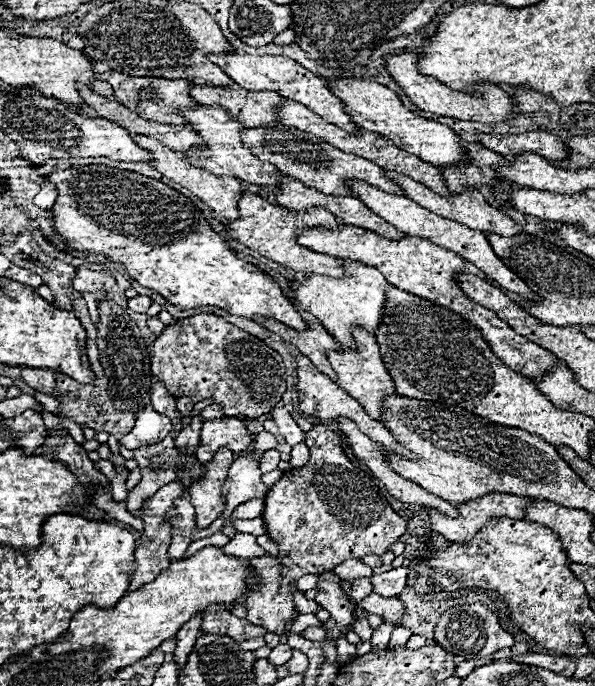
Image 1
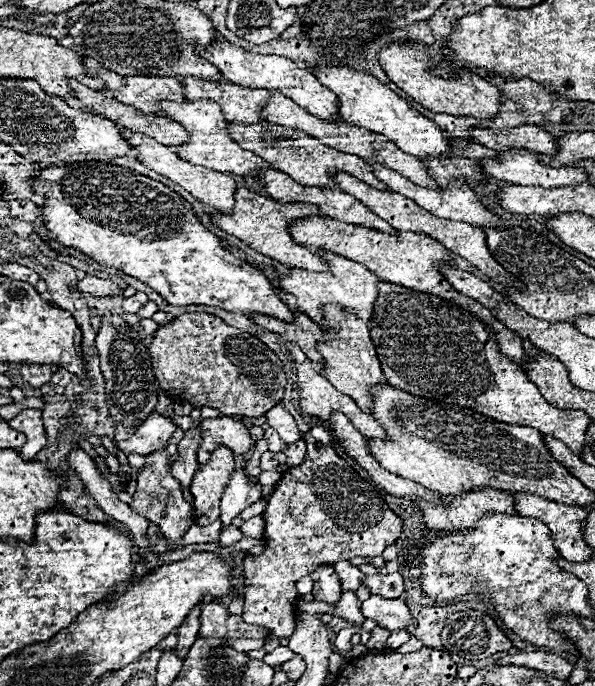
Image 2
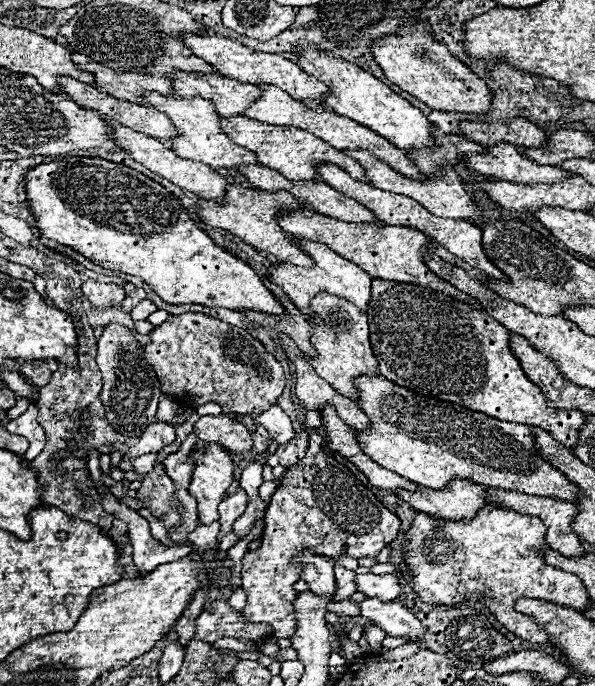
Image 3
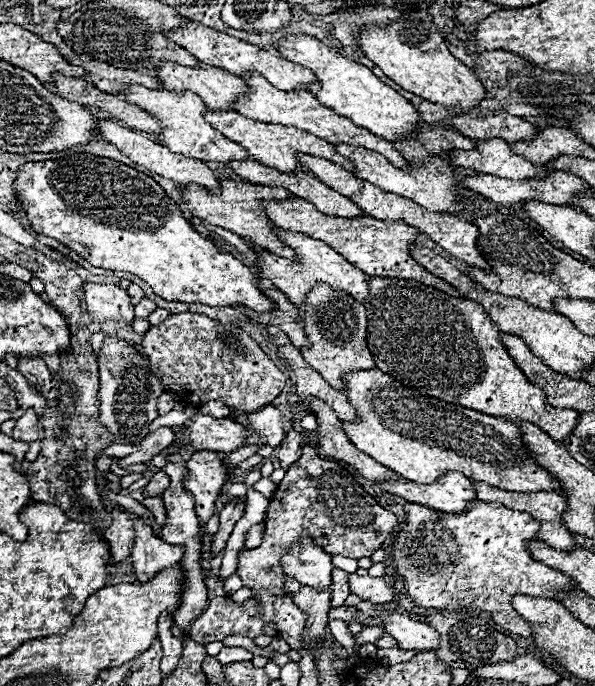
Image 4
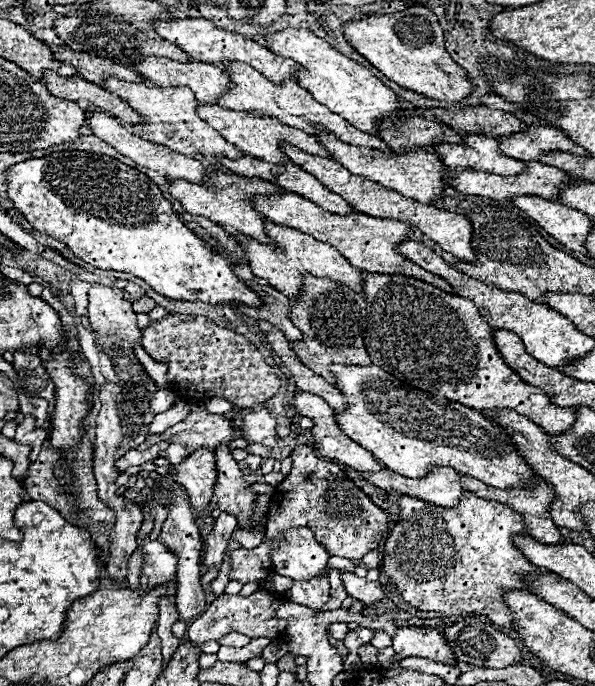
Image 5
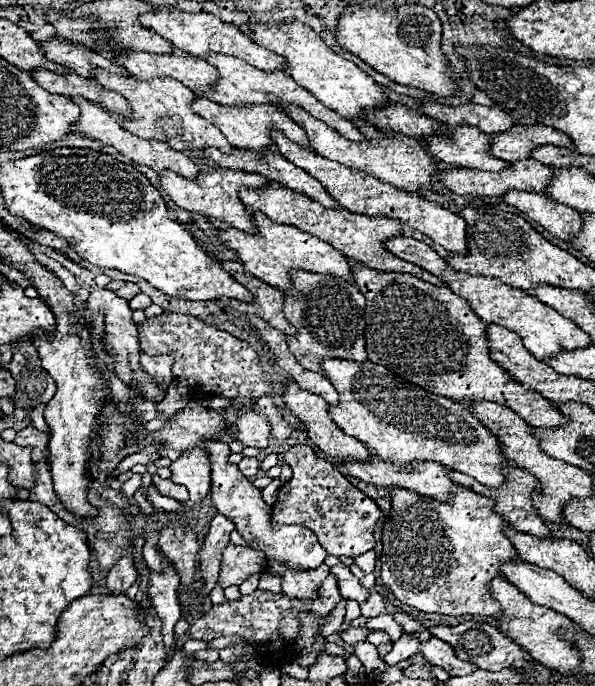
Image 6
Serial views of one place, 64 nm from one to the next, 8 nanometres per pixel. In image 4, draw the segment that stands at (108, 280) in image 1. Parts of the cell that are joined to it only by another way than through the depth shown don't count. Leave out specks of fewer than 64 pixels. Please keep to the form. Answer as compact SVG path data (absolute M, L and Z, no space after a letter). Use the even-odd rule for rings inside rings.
M86 282L86 306L92 322L134 322L134 306L130 304L128 292L114 284Z

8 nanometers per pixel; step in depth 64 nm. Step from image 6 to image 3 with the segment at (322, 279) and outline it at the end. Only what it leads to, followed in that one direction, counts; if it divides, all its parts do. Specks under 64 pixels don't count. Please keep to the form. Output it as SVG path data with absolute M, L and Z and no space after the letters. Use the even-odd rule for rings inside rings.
M320 292L316 298L310 302L312 306L312 346L316 348L316 356L306 356L308 362L314 366L314 370L324 378L334 390L340 394L356 400L358 390L354 388L354 378L368 374L376 376L378 374L378 360L372 354L370 342L368 342L368 324L366 324L366 314L360 312L358 306L352 302Z

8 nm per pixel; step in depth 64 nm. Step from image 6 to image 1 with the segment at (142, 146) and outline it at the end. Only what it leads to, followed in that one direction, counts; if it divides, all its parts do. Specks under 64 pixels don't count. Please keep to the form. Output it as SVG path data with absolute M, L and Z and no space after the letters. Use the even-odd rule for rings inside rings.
M132 136L132 140L138 144L138 146L144 146L144 150L148 150L152 154L152 168L156 168L158 172L162 172L164 176L168 176L170 180L174 180L176 184L188 188L194 196L198 196L208 208L212 208L218 216L222 216L224 220L236 220L238 218L238 198L240 198L240 192L242 192L242 186L236 178L228 178L228 176L216 176L216 174L210 174L208 170L204 168L196 168L192 166L186 158L178 156L176 152L168 150L166 146L162 146L160 142L156 142L154 138L148 138L148 136Z

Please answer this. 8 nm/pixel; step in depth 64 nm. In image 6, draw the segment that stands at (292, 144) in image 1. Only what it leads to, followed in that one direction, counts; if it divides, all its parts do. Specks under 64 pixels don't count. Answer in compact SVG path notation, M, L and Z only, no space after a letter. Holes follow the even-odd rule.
M196 98L190 108L200 114L202 118L206 118L208 122L212 122L226 138L232 146L238 146L238 148L252 148L252 150L262 150L262 148L270 148L272 146L272 140L268 136L268 132L272 128L276 130L282 130L286 134L286 138L294 140L296 144L308 148L308 138L306 138L306 132L296 124L292 122L284 112L276 110L274 106L220 106L212 100L206 100L206 98Z

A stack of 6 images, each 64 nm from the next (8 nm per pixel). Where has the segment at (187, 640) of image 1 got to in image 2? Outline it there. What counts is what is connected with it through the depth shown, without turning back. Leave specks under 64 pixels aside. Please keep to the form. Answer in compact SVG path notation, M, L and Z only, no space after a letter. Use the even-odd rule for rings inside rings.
M202 604L200 606L194 606L194 610L190 610L186 622L180 624L180 628L176 628L176 634L178 634L178 646L176 646L176 652L180 658L184 658L188 654L188 648L192 646L192 642L198 638L198 616L200 616L200 610L202 610Z

